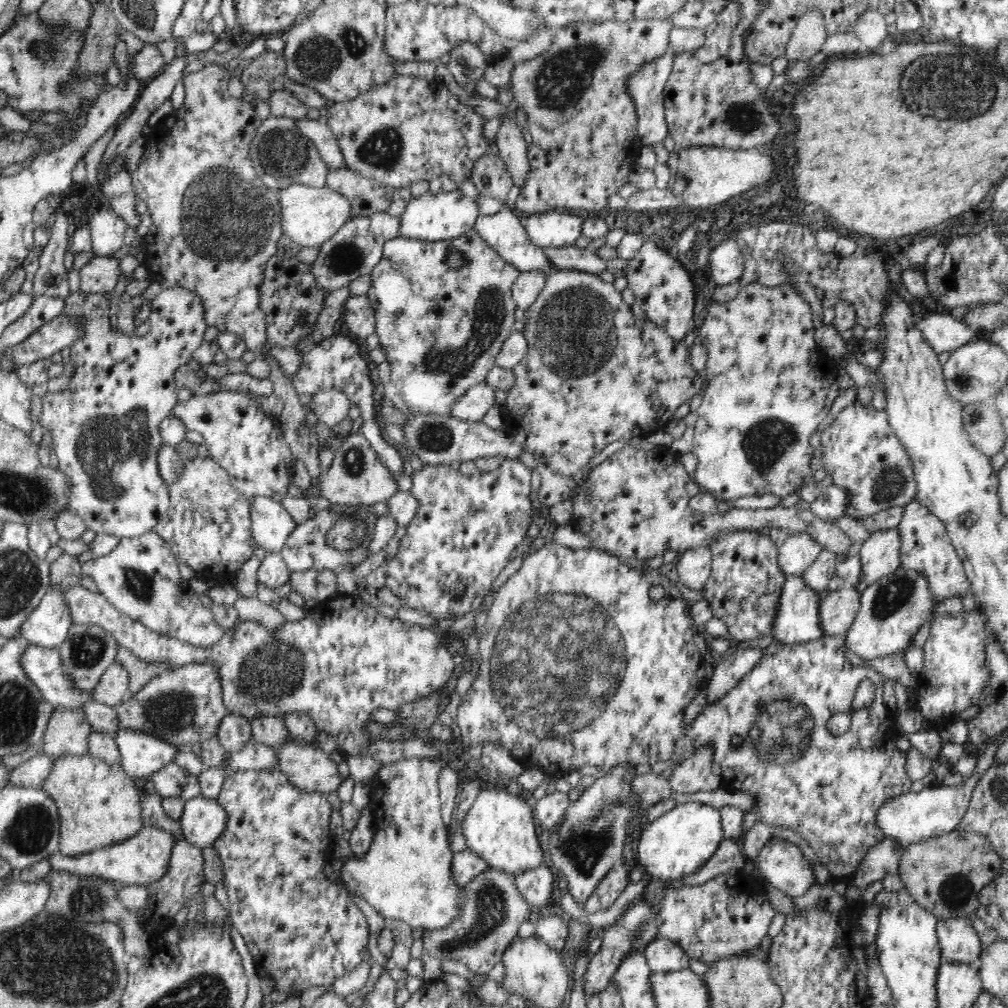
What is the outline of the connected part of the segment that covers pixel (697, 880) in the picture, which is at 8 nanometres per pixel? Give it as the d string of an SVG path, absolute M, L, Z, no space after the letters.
M724 838L718 846L718 850L706 860L706 862L694 872L680 880L664 881L668 887L680 889L684 886L699 886L709 882L719 875L735 876L737 870L744 866L746 856L742 854L736 841Z

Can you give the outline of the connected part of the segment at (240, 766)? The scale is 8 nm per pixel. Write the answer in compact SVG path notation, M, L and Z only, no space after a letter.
M251 739L242 750L227 752L222 768L227 769L228 767L234 771L276 769L278 755L274 753L272 747Z

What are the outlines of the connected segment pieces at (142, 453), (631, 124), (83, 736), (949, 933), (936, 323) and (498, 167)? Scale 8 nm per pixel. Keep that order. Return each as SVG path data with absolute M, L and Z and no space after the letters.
M172 286L172 288L161 289L160 294L155 296L151 304L150 314L150 331L146 335L126 336L116 328L115 322L109 318L113 316L112 308L108 301L109 294L86 294L82 291L70 293L64 299L64 310L62 314L68 315L78 321L78 325L84 329L84 336L78 338L76 342L70 347L70 362L75 364L75 373L70 378L70 383L66 390L62 390L60 394L52 393L51 391L42 398L43 408L39 418L41 428L51 432L53 437L53 449L58 457L59 469L67 475L71 480L71 490L68 494L68 510L74 514L78 514L80 518L86 523L89 530L96 534L108 534L122 538L133 538L145 534L148 531L154 530L159 520L165 516L170 506L170 495L168 494L168 484L162 479L159 474L159 467L157 462L157 454L163 446L162 436L159 434L159 427L164 418L168 418L173 414L174 408L178 404L176 382L174 381L174 374L182 364L188 364L193 359L194 351L205 341L204 332L206 332L207 322L204 318L204 309L202 306L202 299L197 296L195 292L179 286Z
M634 19L632 21L605 20L604 22L582 21L560 26L553 34L552 42L548 50L540 54L537 59L522 63L516 63L510 86L506 91L512 106L517 110L525 131L529 138L528 161L530 161L530 174L524 186L520 188L520 193L516 199L513 209L517 213L528 213L536 215L546 211L586 210L597 212L608 207L608 198L612 194L618 194L622 186L626 186L628 172L632 170L632 162L640 150L640 137L636 134L637 114L632 95L626 89L626 80L642 69L647 63L661 58L670 48L668 48L668 34L673 29L669 19Z
M56 707L41 739L41 752L54 759L66 754L86 755L92 730L83 709Z
M970 918L939 919L936 933L943 961L970 963L983 952L984 945Z
M947 311L930 313L916 320L925 341L938 353L951 352L970 342L976 330L963 320L956 320Z
M487 153L478 158L471 170L471 180L481 194L500 198L504 204L513 186L511 174L498 154Z

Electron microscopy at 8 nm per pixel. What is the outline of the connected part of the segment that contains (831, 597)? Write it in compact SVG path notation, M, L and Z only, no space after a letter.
M845 585L840 590L827 591L820 600L820 625L824 636L844 635L860 608L861 589Z

